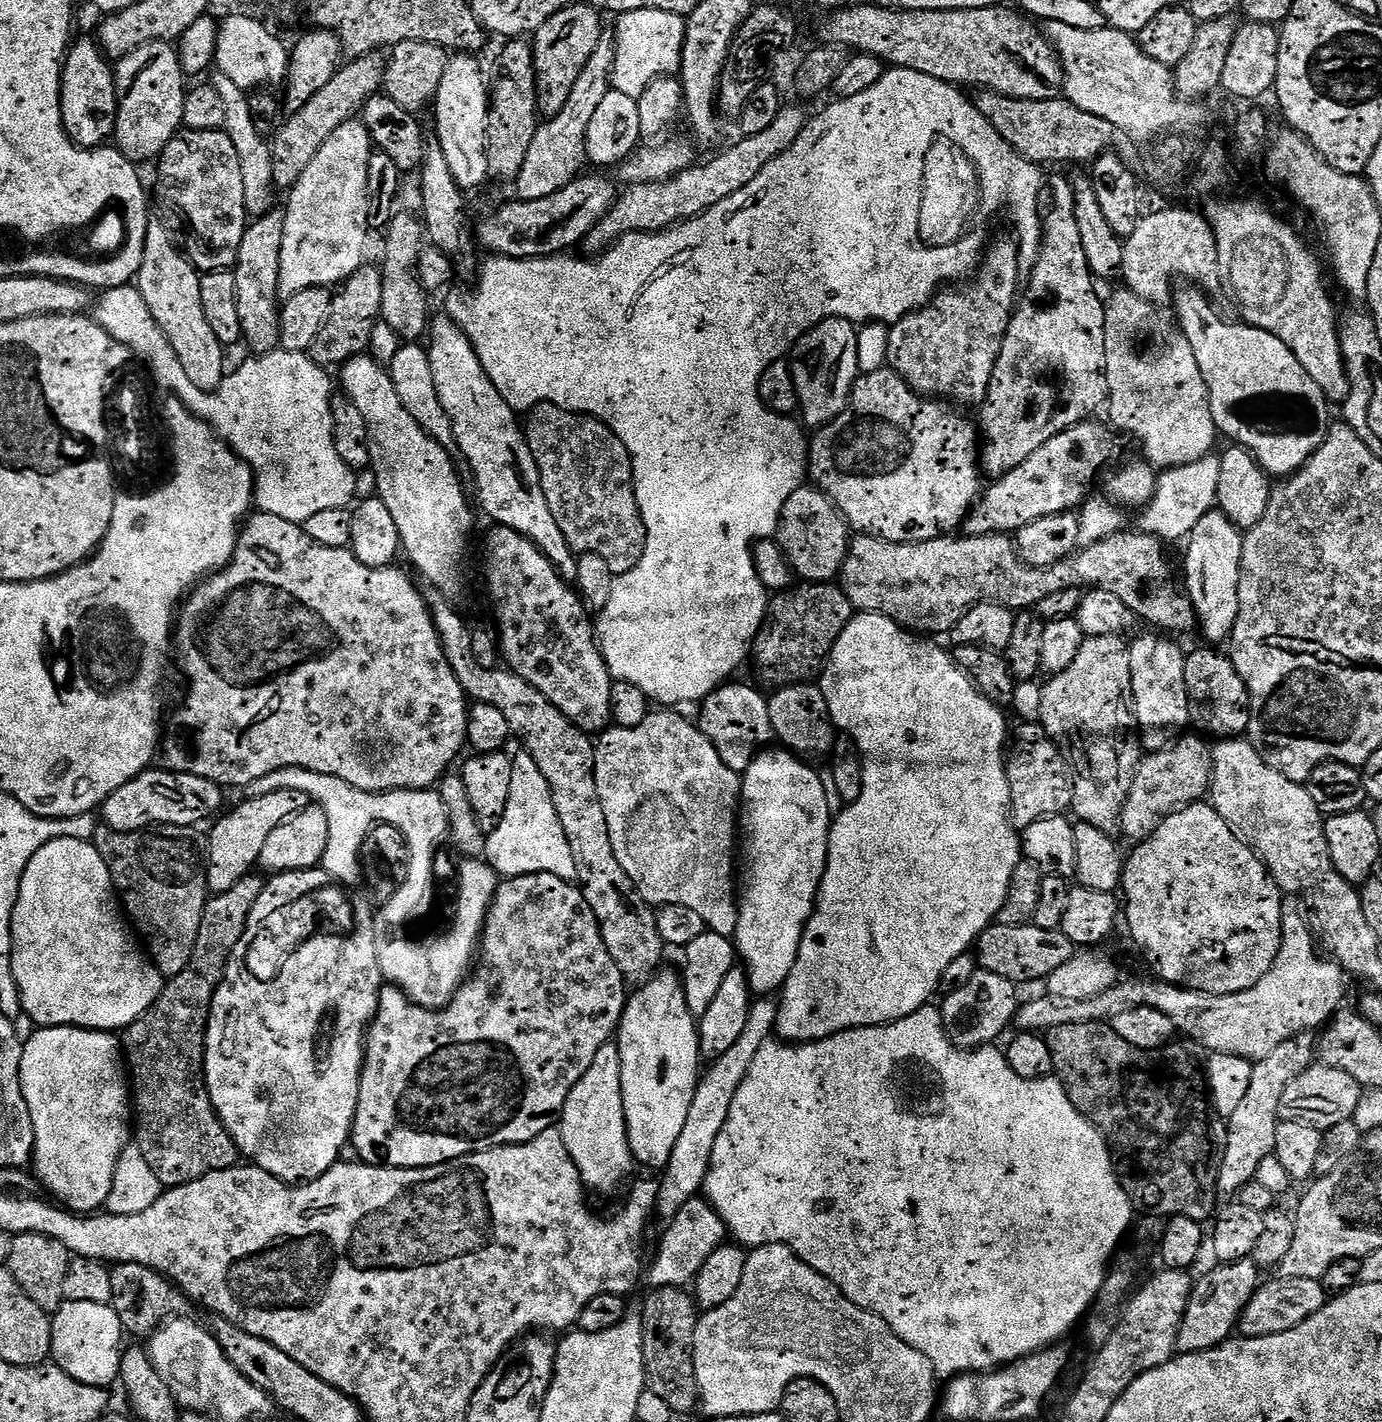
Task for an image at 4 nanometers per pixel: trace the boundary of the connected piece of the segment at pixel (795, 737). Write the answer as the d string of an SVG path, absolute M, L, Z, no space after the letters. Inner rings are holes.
M809 682L779 688L769 697L768 709L773 737L777 741L781 740L784 743L781 745L792 755L805 762L827 761L831 757L838 729L832 723L825 694L819 685Z

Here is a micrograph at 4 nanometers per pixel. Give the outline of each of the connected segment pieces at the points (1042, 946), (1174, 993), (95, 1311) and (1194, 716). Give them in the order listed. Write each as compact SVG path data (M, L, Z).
M993 922L986 931L977 938L974 945L974 955L976 963L981 969L990 974L998 974L1001 978L1006 978L1012 984L1023 986L1032 984L1035 980L1044 980L1055 977L1058 966L1066 966L1077 955L1078 949L1066 934L1062 934L1059 928L1054 930L1042 930L1037 924L1027 924L1026 926L1002 926Z
M1288 898L1284 900L1282 906L1282 942L1278 950L1278 958L1274 958L1274 966L1270 966L1270 970L1266 970L1263 978L1246 990L1219 996L1209 992L1196 992L1192 988L1182 988L1179 984L1166 984L1156 978L1151 978L1152 980L1121 979L1109 986L1102 994L1089 1000L1061 1000L1055 995L1049 994L1049 996L1042 997L1041 1000L1028 1000L1025 1004L1023 1001L1016 1009L1016 1020L1021 1023L1024 1018L1028 1018L1028 1022L1022 1023L1018 1028L1020 1032L1039 1033L1041 1030L1047 1030L1054 1026L1104 1022L1112 1018L1108 1016L1118 1015L1123 1008L1132 1008L1128 1010L1152 1008L1155 1012L1161 1012L1163 1016L1170 1018L1177 1033L1183 1034L1185 1032L1190 1039L1197 1040L1202 1047L1208 1048L1209 1053L1234 1054L1238 1058L1246 1058L1255 1062L1266 1058L1266 1054L1272 1053L1281 1042L1286 1042L1286 1038L1294 1038L1299 1032L1312 1032L1319 1029L1327 1024L1337 1012L1341 1011L1343 1004L1340 1003L1344 1000L1346 973L1339 964L1331 959L1325 958L1323 960L1316 953L1316 948L1318 949L1317 941L1314 939L1312 929L1308 926L1301 905L1295 899Z
M65 1300L52 1316L51 1359L57 1368L86 1386L108 1388L117 1383L123 1340L126 1333L111 1304Z
M1212 646L1203 647L1197 652L1189 651L1184 658L1191 727L1209 737L1243 737L1252 721L1252 699L1246 690L1246 682L1242 682L1242 674L1238 674L1231 655L1224 653L1223 656L1220 650Z

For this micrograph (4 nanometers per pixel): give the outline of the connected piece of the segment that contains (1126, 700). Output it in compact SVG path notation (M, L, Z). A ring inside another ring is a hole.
M1123 635L1113 636L1089 636L1084 641L1081 650L1078 651L1078 656L1074 662L1067 666L1066 670L1061 673L1053 675L1048 680L1049 684L1045 686L1040 692L1040 716L1038 722L1046 730L1048 737L1060 747L1064 754L1065 760L1068 761L1071 771L1074 773L1072 778L1072 806L1071 811L1076 812L1075 819L1082 824L1089 824L1090 826L1098 826L1098 830L1109 834L1116 834L1120 832L1120 815L1124 809L1124 804L1128 800L1130 794L1130 786L1134 786L1134 774L1138 770L1142 759L1142 745L1138 735L1136 726L1136 713L1132 710L1132 679L1130 678L1130 650L1128 649L1129 641L1123 640Z

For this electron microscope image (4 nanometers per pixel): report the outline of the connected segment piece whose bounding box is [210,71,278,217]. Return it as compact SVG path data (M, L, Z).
M217 71L210 83L218 95L222 97L222 106L226 106L226 122L223 131L227 132L235 149L238 150L239 165L242 166L243 193L245 194L245 210L253 217L263 216L277 207L278 189L274 182L274 162L272 161L271 143L254 127L254 118L250 114L250 96L245 89L234 86L226 74Z

